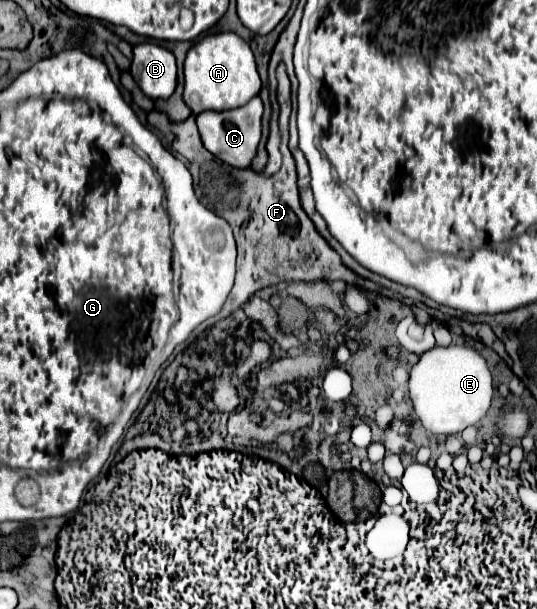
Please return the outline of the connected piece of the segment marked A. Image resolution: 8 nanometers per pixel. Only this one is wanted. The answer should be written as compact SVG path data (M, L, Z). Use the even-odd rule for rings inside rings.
M234 32L208 34L198 40L184 62L184 102L192 114L204 110L232 110L244 106L252 96L260 92L260 76L250 46Z

